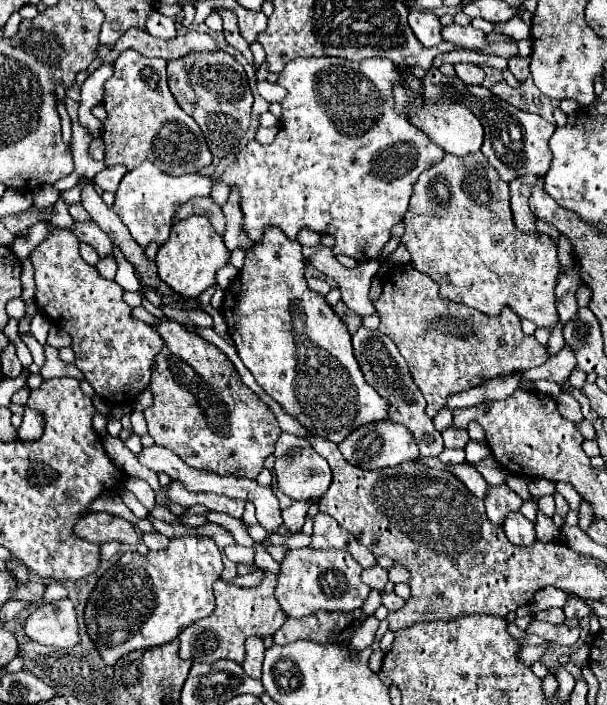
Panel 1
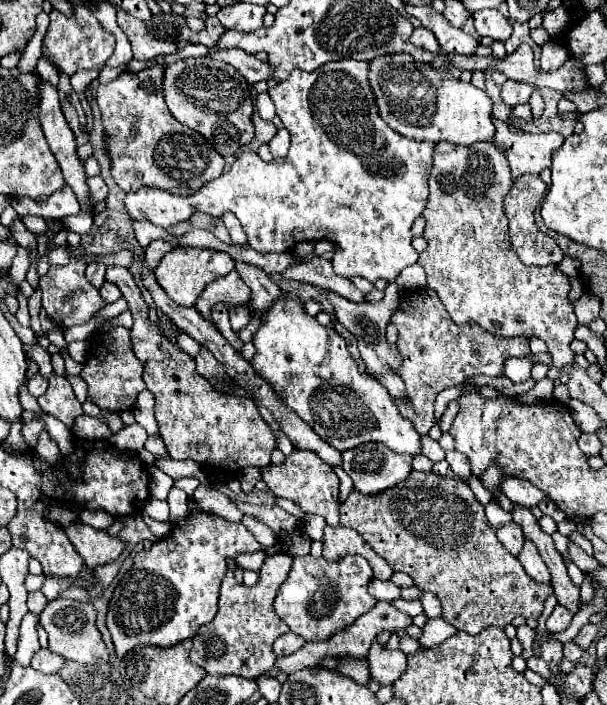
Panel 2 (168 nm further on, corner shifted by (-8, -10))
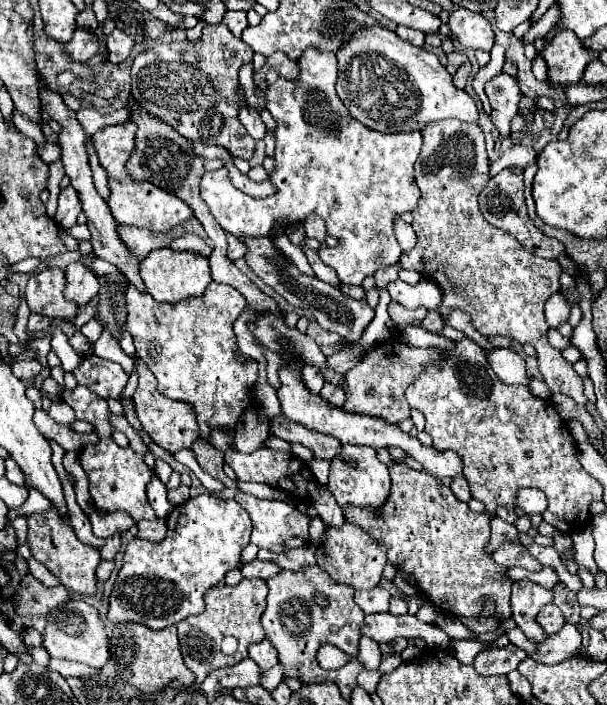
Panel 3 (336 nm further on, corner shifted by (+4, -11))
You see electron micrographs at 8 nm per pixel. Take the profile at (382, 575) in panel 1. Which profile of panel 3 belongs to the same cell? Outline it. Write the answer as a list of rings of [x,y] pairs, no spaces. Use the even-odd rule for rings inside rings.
[[[374,587],[370,591],[356,591],[354,599],[364,613],[376,613],[376,611],[388,611],[390,593],[382,587]]]

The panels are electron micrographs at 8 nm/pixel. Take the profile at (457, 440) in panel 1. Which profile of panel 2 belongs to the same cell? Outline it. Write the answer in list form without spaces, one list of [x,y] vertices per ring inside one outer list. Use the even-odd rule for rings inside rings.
[[[450,450],[450,452],[446,452],[446,460],[448,460],[448,464],[450,464],[450,470],[452,470],[460,480],[464,480],[466,484],[470,484],[472,470],[470,470],[468,458],[464,458],[464,454],[460,454],[460,452],[456,452],[456,450]]]

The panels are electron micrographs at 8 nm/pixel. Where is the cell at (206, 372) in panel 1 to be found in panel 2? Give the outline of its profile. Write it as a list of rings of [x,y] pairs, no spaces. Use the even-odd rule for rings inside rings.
[[[108,268],[106,280],[120,288],[122,298],[128,302],[128,310],[132,312],[132,350],[144,364],[144,382],[156,398],[156,420],[170,456],[174,460],[190,458],[202,466],[216,468],[226,474],[238,472],[246,466],[268,466],[270,452],[276,448],[276,436],[258,414],[254,402],[236,394],[216,392],[206,378],[196,374],[194,360],[188,354],[164,342],[160,328],[152,328],[148,324],[148,306],[142,300],[140,288],[128,268]]]

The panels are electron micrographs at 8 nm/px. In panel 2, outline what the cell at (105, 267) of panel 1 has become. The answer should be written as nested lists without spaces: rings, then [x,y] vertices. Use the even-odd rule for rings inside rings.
[[[104,282],[104,286],[100,288],[100,296],[104,298],[106,304],[112,304],[112,302],[116,302],[122,294],[120,294],[120,290],[116,290],[116,286],[112,286],[110,282]]]

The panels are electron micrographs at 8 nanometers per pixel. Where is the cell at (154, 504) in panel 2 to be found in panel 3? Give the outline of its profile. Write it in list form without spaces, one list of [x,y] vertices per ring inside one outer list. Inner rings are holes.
[[[94,511],[90,515],[90,523],[94,527],[94,535],[106,539],[106,537],[110,537],[114,533],[126,533],[136,521],[126,511],[114,511],[114,513]]]

